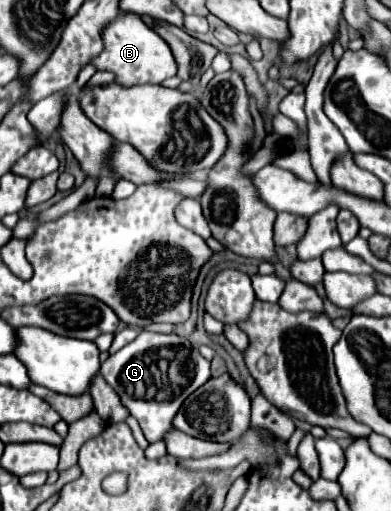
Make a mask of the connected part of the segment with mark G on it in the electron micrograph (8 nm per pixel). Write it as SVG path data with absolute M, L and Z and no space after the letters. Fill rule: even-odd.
M141 330L133 342L129 342L119 352L111 354L101 364L101 376L119 394L121 402L127 406L131 416L139 420L145 438L149 442L157 442L171 428L173 416L181 408L183 400L211 378L211 362L205 360L187 338L181 338L177 334L157 334ZM159 356L169 356L167 378L163 378L163 374L159 372ZM165 382L169 382L171 390L163 388Z

